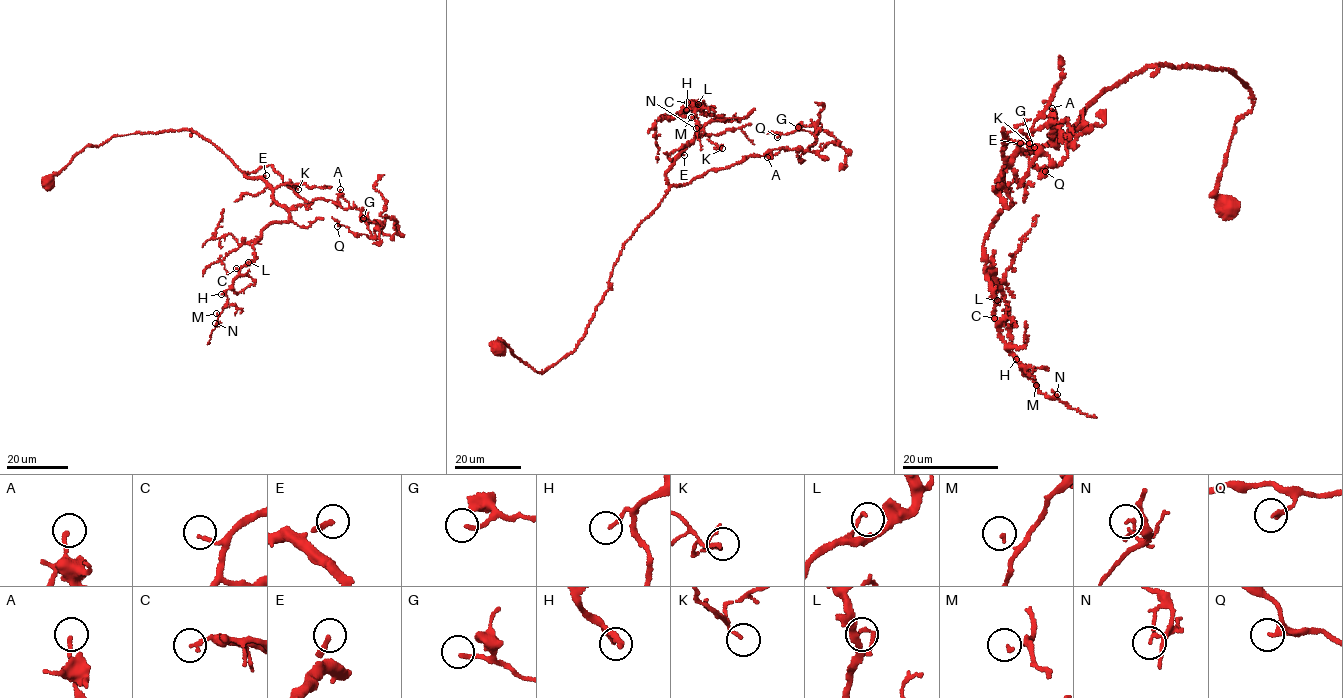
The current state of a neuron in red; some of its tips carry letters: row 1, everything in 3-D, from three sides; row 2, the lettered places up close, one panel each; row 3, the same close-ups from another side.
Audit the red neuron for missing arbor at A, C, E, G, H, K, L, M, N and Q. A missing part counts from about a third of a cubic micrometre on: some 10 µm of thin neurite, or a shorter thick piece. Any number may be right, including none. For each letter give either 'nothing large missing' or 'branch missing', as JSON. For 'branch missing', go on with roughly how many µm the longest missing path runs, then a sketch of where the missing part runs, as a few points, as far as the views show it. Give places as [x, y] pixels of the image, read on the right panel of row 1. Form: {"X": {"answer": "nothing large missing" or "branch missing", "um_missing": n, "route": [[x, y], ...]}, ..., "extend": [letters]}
{"A": {"answer": "nothing large missing"}, "C": {"answer": "nothing large missing"}, "E": {"answer": "branch missing", "um_missing": 50, "route": [[1020, 143], [1027, 111], [1042, 101], [1042, 87], [1031, 71], [1033, 64], [1046, 52], [1088, 36], [1098, 27]]}, "G": {"answer": "nothing large missing"}, "H": {"answer": "nothing large missing"}, "K": {"answer": "nothing large missing"}, "L": {"answer": "nothing large missing"}, "M": {"answer": "nothing large missing"}, "N": {"answer": "nothing large missing"}, "Q": {"answer": "nothing large missing"}, "extend": ["E"]}

